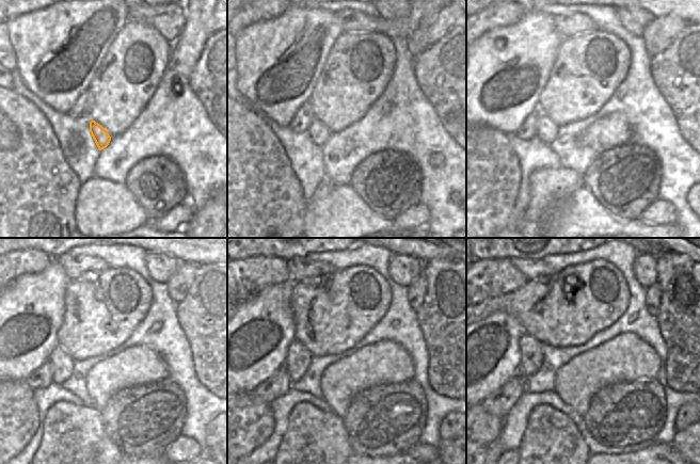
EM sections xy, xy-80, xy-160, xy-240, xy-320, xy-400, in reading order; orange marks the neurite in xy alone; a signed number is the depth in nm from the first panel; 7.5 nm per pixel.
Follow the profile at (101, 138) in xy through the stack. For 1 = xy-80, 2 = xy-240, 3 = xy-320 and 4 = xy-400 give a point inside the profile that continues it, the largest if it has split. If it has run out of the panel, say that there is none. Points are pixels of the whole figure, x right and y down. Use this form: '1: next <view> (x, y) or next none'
1: next xy-80 (317, 130)
2: next xy-240 (62, 363)
3: next xy-320 (298, 360)
4: next xy-400 (531, 357)

